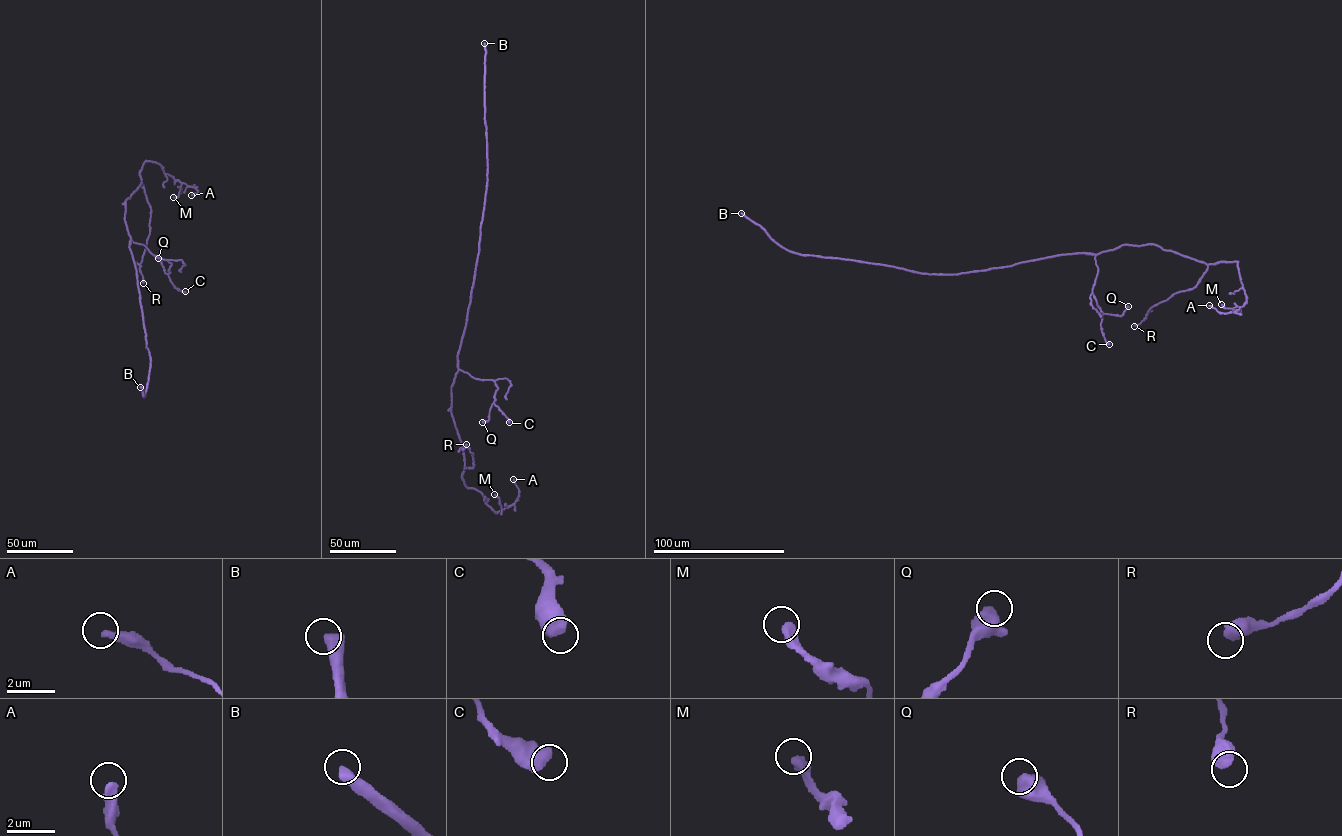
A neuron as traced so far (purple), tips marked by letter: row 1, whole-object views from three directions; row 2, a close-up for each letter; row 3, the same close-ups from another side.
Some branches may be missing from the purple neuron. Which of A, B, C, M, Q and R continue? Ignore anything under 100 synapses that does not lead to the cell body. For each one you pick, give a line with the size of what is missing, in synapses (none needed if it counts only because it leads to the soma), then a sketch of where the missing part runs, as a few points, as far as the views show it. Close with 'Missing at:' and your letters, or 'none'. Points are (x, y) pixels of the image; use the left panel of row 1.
B: 600 synapses; course (140, 387), (138, 382), (101, 374), (74, 383), (72, 396), (103, 434), (110, 490), (103, 507), (76, 508)
Missing at: B

